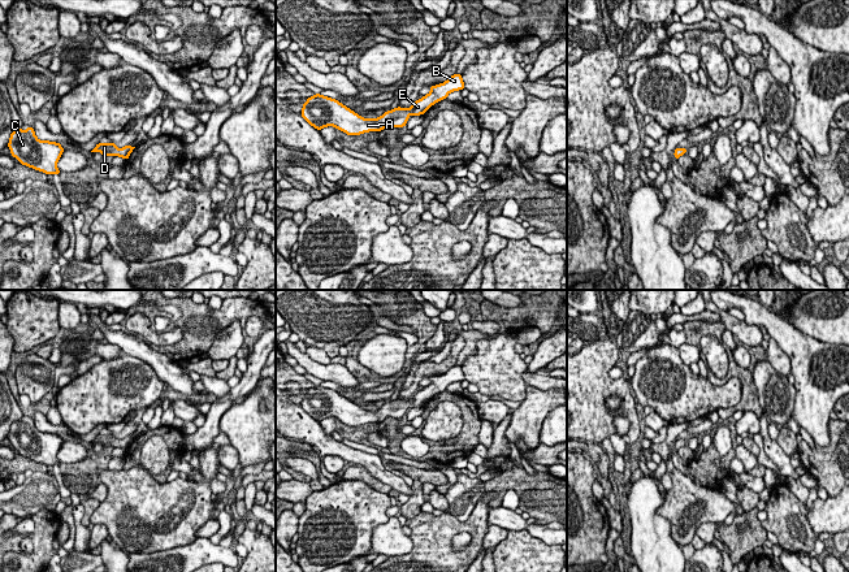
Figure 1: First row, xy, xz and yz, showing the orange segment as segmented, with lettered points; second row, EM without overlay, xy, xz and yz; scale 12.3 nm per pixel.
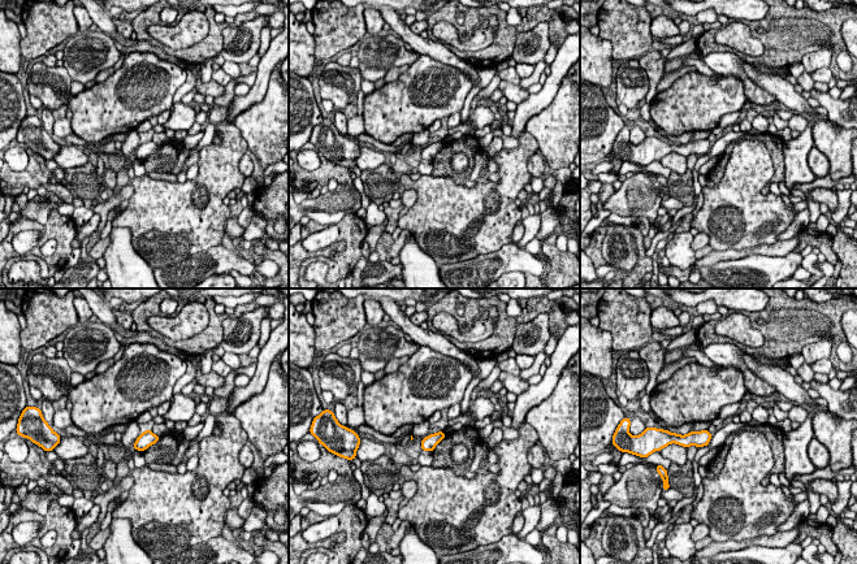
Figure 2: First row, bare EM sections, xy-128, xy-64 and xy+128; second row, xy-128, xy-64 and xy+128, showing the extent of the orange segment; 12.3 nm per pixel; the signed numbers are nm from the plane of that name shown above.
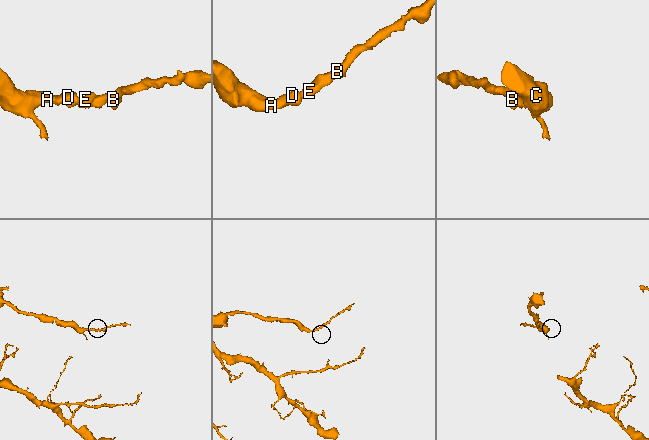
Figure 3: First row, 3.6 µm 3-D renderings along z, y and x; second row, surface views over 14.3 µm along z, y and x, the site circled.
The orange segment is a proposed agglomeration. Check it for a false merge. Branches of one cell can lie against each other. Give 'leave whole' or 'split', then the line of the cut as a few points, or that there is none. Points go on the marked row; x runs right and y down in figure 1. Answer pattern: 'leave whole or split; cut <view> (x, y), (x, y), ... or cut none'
leave whole; cut none

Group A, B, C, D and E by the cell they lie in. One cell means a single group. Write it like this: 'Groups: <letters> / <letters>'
Groups: A B C D E

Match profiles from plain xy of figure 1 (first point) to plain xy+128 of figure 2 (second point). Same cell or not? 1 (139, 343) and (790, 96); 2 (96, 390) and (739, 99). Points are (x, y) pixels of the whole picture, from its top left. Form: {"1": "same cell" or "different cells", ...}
{"1": "same cell", "2": "same cell"}

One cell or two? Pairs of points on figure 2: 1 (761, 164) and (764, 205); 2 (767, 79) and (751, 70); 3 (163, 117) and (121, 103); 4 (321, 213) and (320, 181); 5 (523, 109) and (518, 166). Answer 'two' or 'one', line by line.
1: one
2: one
3: two
4: two
5: two

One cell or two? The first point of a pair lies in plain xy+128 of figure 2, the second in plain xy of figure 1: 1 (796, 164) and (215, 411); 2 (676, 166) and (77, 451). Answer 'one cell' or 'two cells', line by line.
1: one cell
2: one cell

